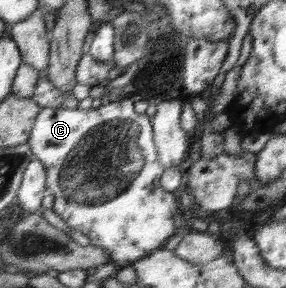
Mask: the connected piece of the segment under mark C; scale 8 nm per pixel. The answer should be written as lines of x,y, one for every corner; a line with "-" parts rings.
123,98
121,100
111,99
107,104
102,104
98,108
80,109
80,108
64,108
64,107
42,107
41,115
38,115
38,119
34,124
32,135
30,135
27,143
30,145
33,157
38,158
44,169
46,170
46,185
47,193
52,193
56,196
57,214
66,220
66,225
74,230
82,232
84,235
90,238
90,244
96,247
102,247
111,254
111,262
115,262
122,268
136,264
138,259
144,260
148,253
152,253
156,247
162,245
162,241
166,241
172,233
174,233
174,223
172,223
172,215
176,213
174,207
178,207
176,199
172,192
163,190
159,185
159,178
165,172
165,166
160,161
156,161
156,148
157,144
152,141
152,126
150,125
150,119
146,115
138,115
134,111
134,105
129,98

